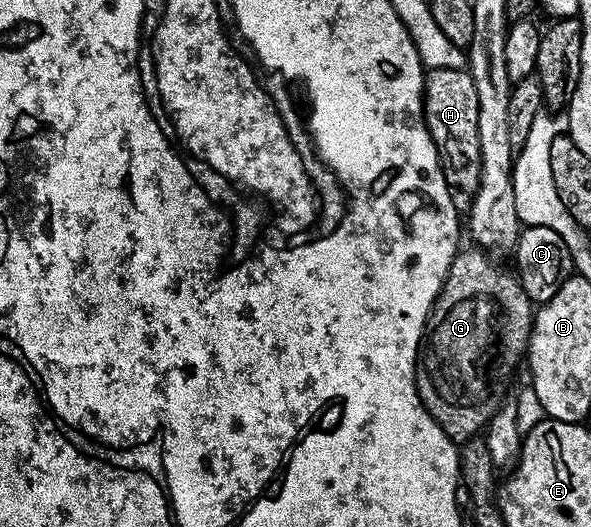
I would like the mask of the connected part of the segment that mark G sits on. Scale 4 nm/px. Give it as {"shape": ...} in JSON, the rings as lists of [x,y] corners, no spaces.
{"shape":[[[469,246],[469,249],[458,251],[457,256],[451,262],[451,266],[445,275],[443,286],[439,290],[439,294],[435,298],[435,302],[429,311],[429,317],[425,323],[425,333],[421,336],[421,347],[417,349],[417,393],[421,399],[421,405],[431,414],[431,418],[435,418],[435,422],[439,422],[441,429],[450,436],[454,442],[464,442],[478,435],[489,423],[489,420],[497,412],[497,407],[501,403],[503,397],[502,390],[496,388],[493,383],[500,378],[501,372],[501,347],[505,347],[505,364],[509,368],[513,368],[517,364],[517,359],[526,355],[529,346],[529,335],[533,329],[533,313],[535,305],[533,301],[527,298],[527,294],[523,290],[523,286],[517,280],[516,275],[500,272],[495,265],[492,264],[490,253],[476,247]]]}

